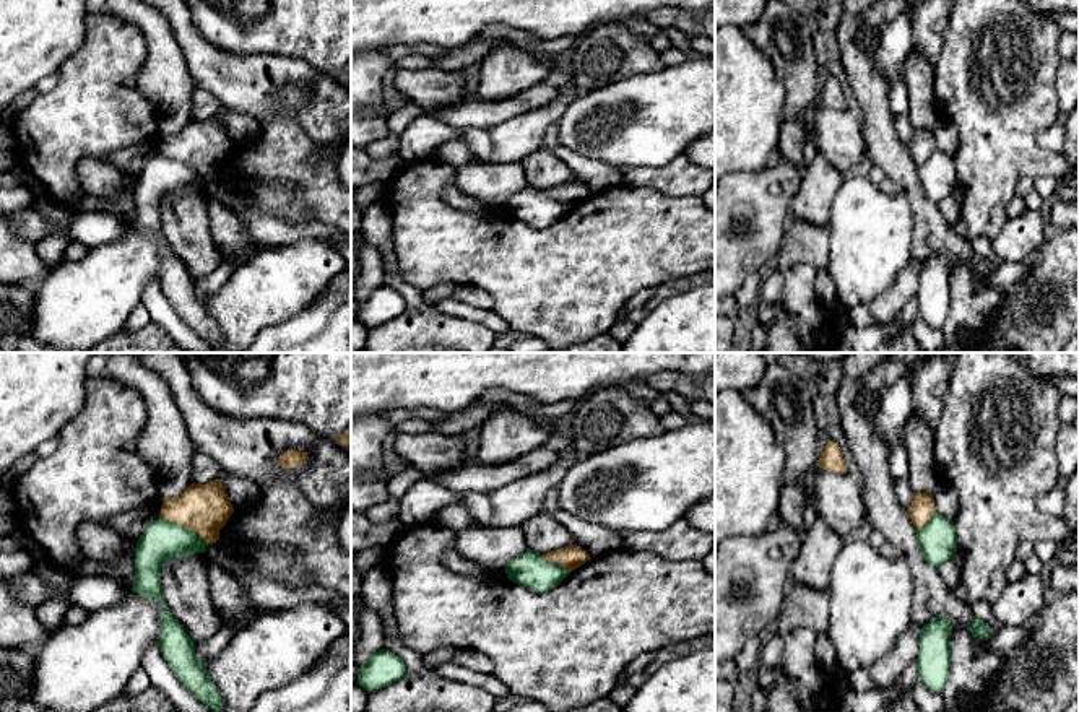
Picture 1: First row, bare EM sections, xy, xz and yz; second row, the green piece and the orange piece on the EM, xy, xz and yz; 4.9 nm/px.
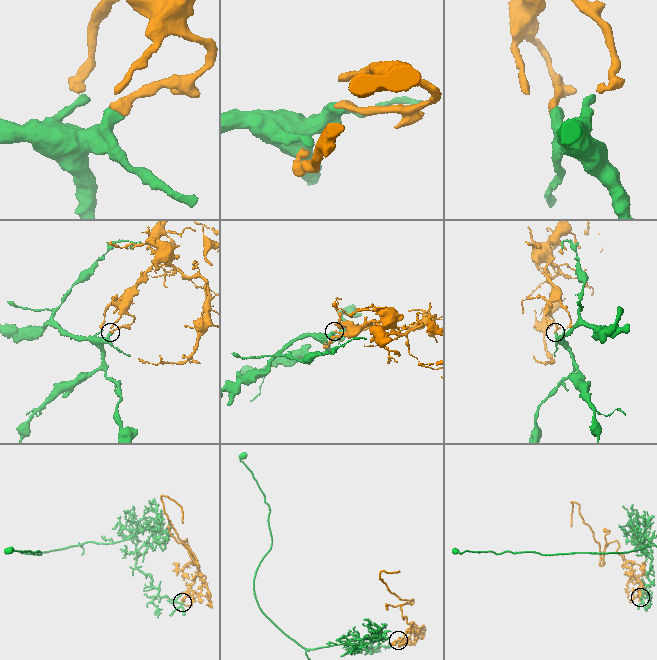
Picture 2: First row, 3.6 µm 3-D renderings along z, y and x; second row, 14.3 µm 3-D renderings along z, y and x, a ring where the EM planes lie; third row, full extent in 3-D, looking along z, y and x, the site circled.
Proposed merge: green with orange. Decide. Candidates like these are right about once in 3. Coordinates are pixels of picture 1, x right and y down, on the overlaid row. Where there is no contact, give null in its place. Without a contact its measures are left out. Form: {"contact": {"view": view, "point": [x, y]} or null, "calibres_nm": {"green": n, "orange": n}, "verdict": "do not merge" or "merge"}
{"contact": {"view": "xy", "point": [184, 527]}, "calibres_nm": {"green": 200, "orange": 240}, "verdict": "do not merge"}

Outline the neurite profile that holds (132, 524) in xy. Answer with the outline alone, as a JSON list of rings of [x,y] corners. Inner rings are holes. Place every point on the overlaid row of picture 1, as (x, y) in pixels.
[[[162,501],[136,510],[122,512],[104,520],[102,523],[124,536],[138,541],[146,528],[146,523],[159,517],[161,506]]]

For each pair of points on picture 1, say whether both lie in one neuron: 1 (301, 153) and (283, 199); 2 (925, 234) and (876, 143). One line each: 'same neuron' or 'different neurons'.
1: different neurons
2: same neuron

